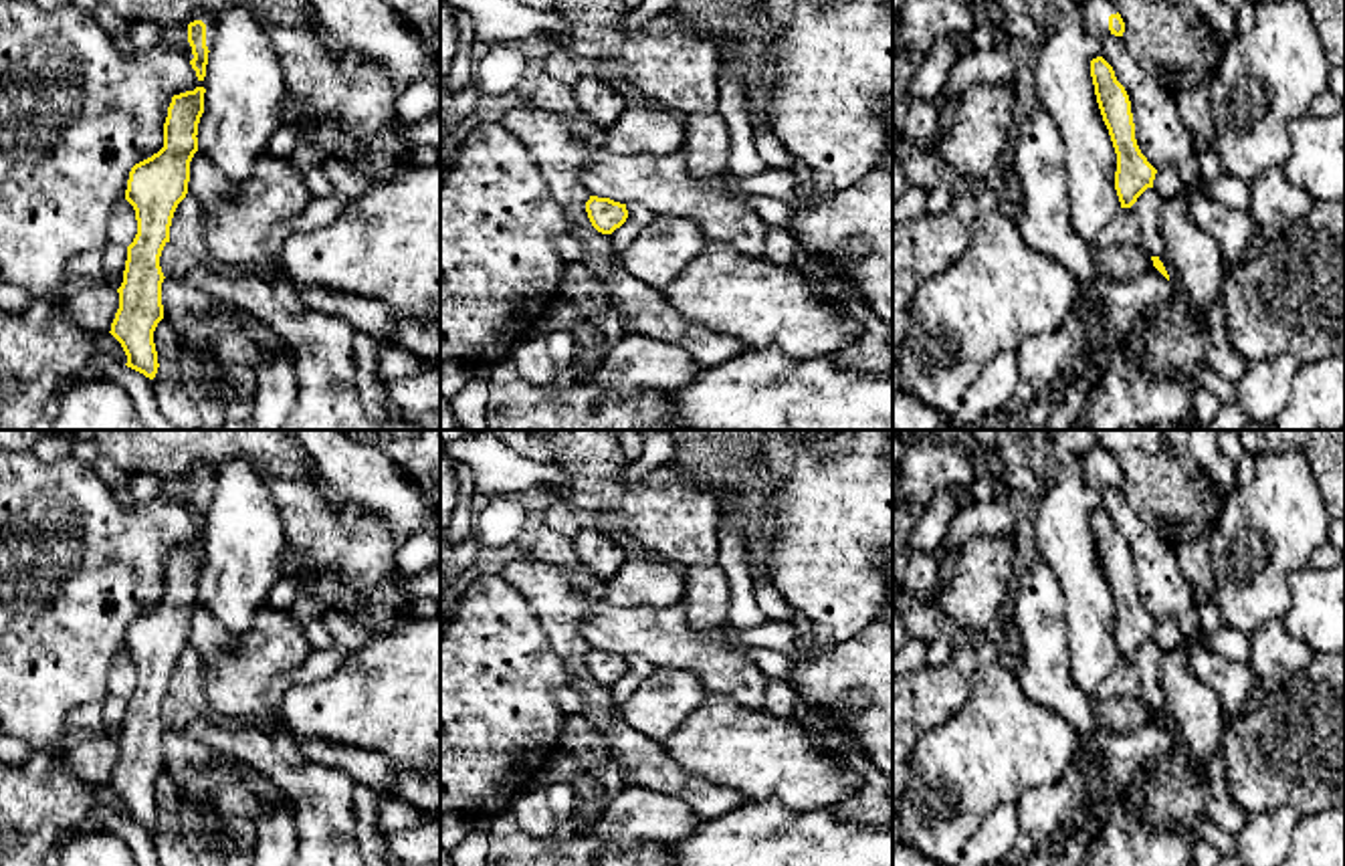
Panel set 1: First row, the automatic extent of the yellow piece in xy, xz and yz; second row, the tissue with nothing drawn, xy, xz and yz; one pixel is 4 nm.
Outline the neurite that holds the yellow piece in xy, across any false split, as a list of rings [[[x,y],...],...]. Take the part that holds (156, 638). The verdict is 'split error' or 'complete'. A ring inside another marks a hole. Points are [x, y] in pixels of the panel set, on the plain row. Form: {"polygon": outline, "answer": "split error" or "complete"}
{"polygon": [[[204,539],[172,549],[164,575],[164,600],[129,624],[125,652],[135,662],[137,686],[127,698],[119,761],[111,787],[127,807],[127,820],[153,832],[158,803],[153,783],[164,771],[160,709],[170,694],[178,656],[188,646],[190,614],[198,604],[198,575],[204,565]]], "answer": "complete"}

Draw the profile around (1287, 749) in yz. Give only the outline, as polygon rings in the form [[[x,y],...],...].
[[[1315,652],[1313,660],[1276,690],[1262,692],[1256,705],[1230,717],[1222,735],[1222,757],[1228,789],[1246,814],[1282,805],[1295,807],[1301,816],[1345,809],[1345,652]]]

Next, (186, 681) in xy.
[[[190,646],[178,656],[174,664],[170,694],[194,707],[200,719],[216,719],[204,698],[198,654]]]

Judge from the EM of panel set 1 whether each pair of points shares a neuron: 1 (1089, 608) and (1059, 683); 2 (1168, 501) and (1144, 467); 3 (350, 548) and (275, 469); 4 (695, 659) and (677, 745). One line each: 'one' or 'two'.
1: two
2: one
3: one
4: two

